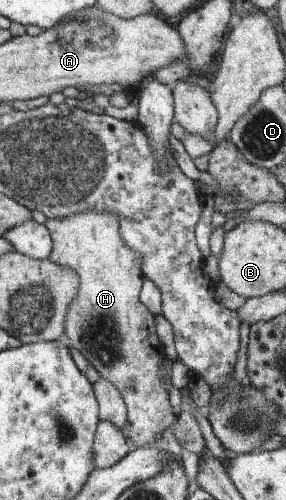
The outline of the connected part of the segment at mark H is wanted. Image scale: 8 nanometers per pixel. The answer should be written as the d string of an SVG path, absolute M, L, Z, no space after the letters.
M85 211L67 217L49 217L45 225L50 230L53 241L52 261L57 265L73 268L79 277L83 277L83 293L79 293L79 301L71 305L71 321L67 321L67 335L64 335L63 339L95 367L101 378L113 382L123 396L127 423L122 432L131 450L143 445L150 446L155 443L155 437L159 433L173 426L175 415L171 411L169 391L165 389L163 377L159 375L159 365L163 363L165 355L161 351L159 341L155 341L155 319L140 299L145 276L142 271L142 256L124 241L119 217L109 211Z

